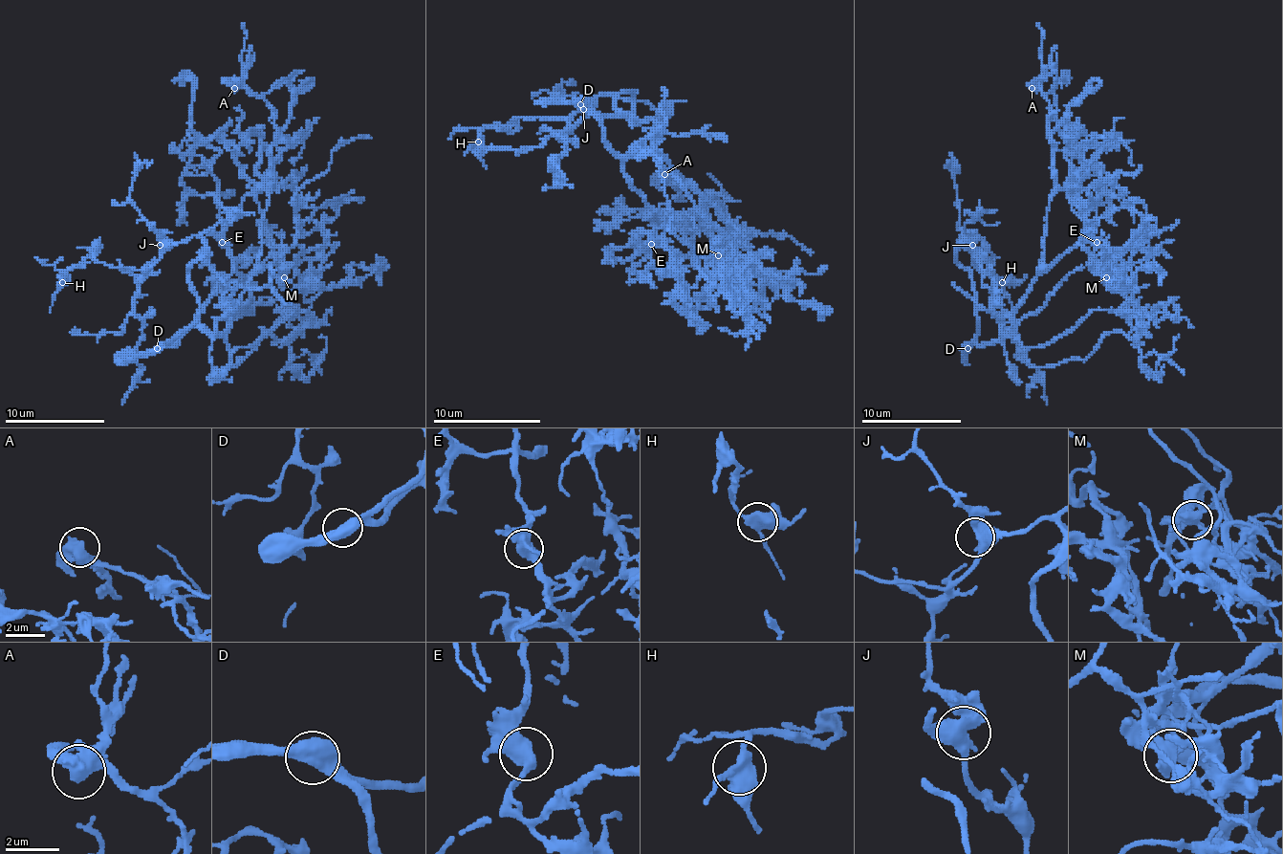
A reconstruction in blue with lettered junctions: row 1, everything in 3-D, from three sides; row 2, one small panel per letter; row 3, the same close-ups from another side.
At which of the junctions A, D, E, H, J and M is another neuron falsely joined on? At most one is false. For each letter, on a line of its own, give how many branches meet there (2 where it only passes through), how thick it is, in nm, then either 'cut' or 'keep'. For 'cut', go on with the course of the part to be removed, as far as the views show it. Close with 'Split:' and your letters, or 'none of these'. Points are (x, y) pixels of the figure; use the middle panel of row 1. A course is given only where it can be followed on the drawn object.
A: 2 | 550 nm | keep
D: 2 | 600 nm | keep
E: 2 | 500 nm | keep
H: 3 | 440 nm | keep
J: 3 | 480 nm | keep
M: 3 | 400 nm | keep
Split: none of these

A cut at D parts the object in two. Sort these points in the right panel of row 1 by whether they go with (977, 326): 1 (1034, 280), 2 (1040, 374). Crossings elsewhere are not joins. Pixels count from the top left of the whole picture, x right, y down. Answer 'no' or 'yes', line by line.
1: no
2: yes

